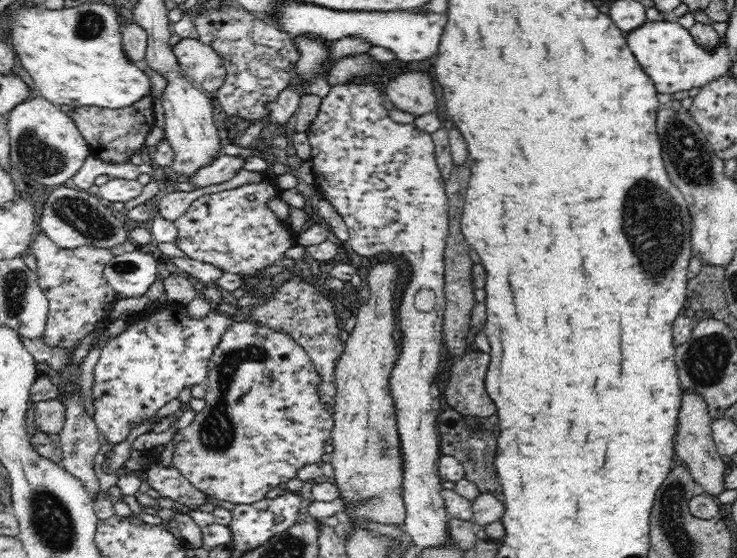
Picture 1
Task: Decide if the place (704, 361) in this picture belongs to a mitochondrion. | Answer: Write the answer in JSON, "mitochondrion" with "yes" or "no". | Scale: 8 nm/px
{"mitochondrion":"yes"}

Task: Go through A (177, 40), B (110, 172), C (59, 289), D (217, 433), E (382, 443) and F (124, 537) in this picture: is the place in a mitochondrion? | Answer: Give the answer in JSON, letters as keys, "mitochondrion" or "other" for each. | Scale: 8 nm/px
{"A":"other","B":"other","C":"other","D":"mitochondrion","E":"mitochondrion","F":"other"}

